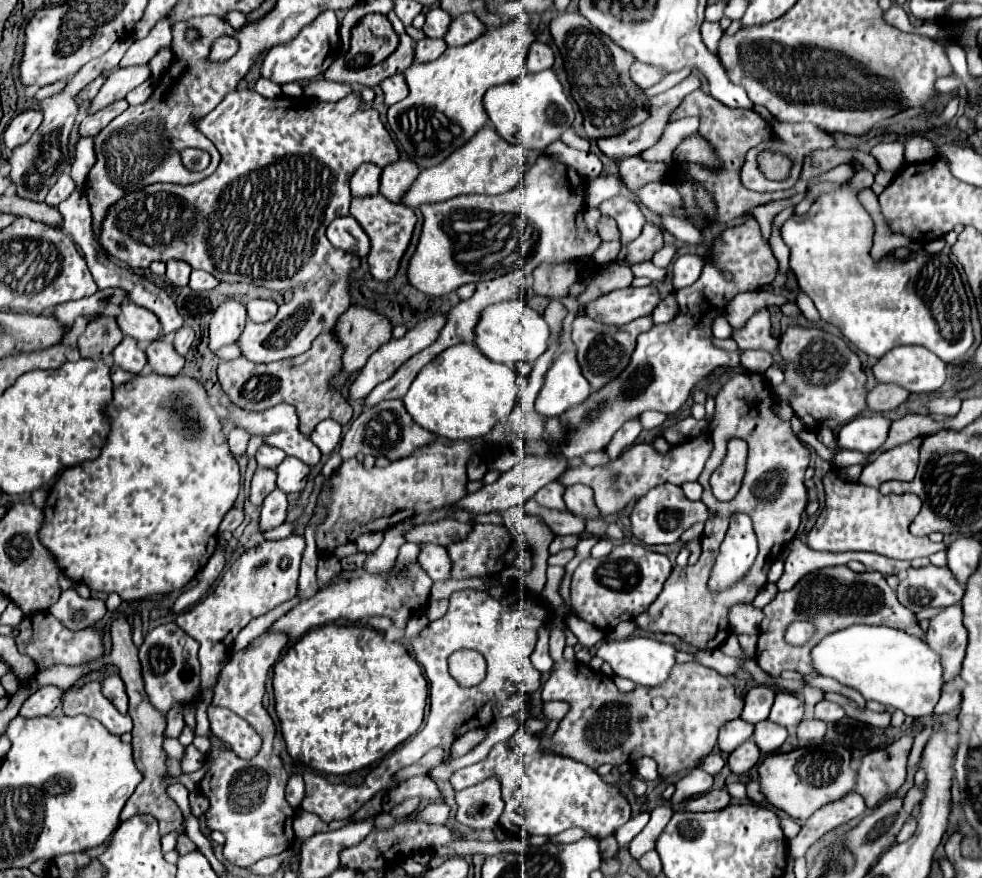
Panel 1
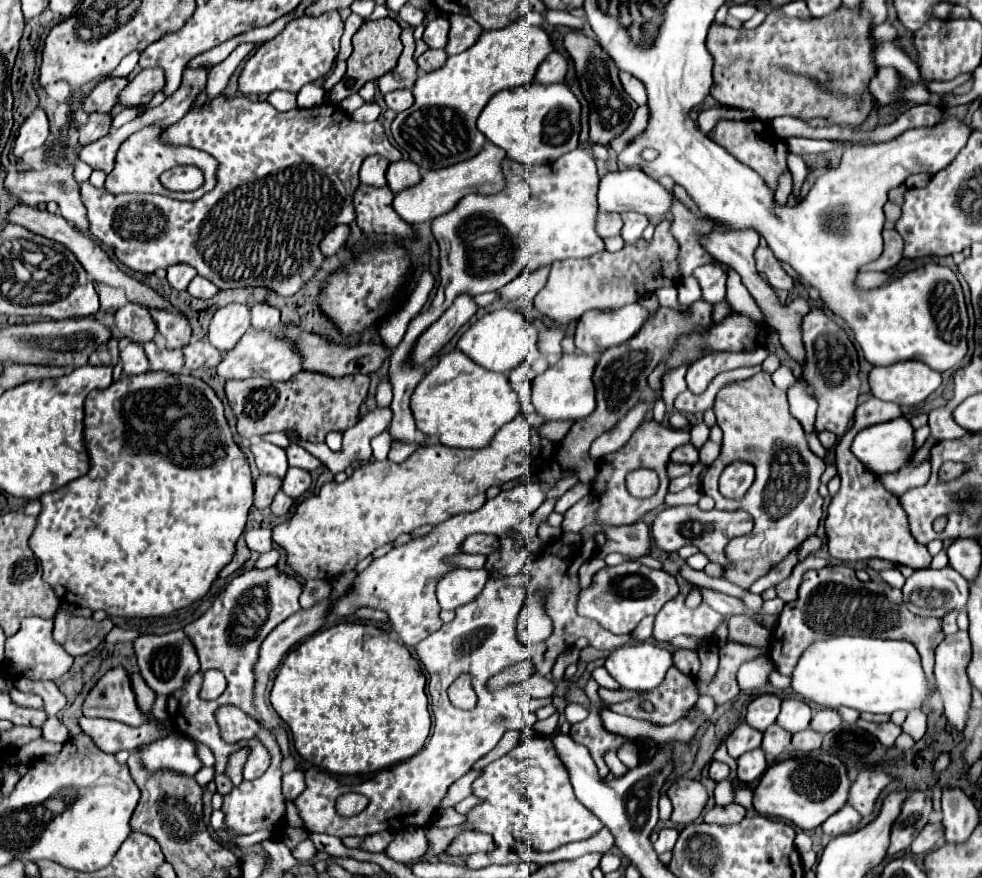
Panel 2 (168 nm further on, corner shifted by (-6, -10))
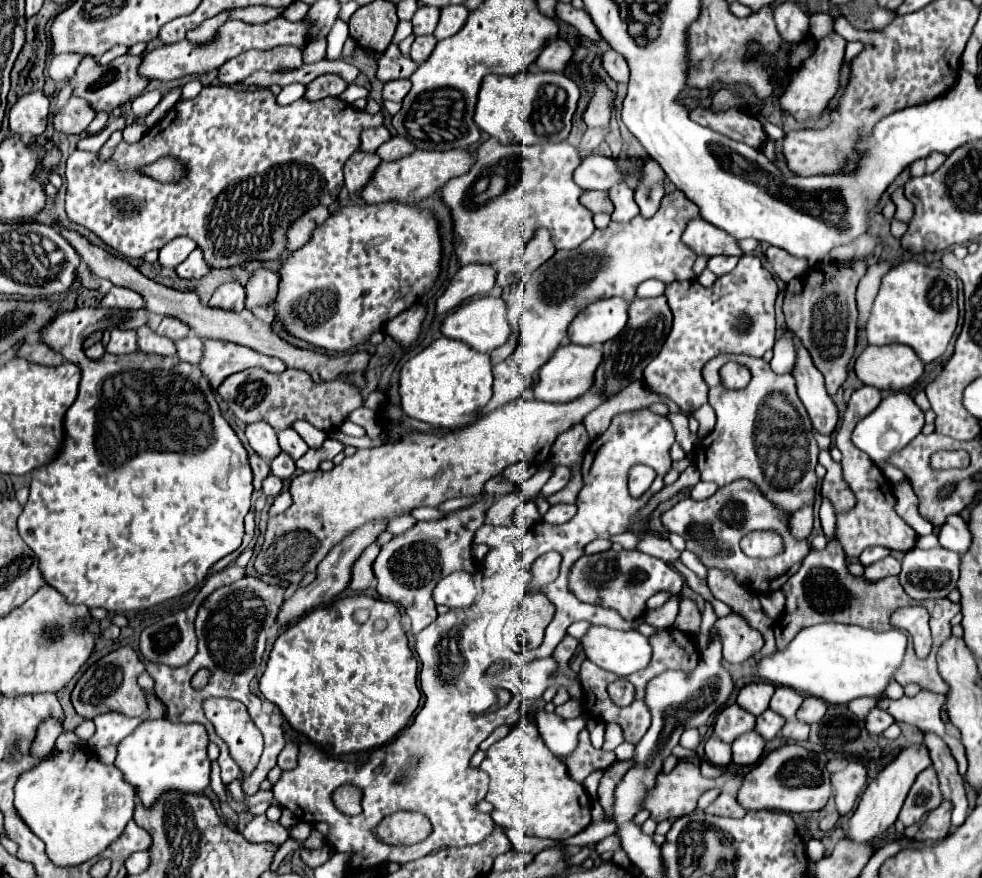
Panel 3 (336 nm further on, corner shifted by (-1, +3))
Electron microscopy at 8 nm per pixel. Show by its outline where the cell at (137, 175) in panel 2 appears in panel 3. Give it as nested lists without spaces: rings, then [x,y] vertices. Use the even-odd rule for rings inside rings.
[[[160,158],[158,162],[154,162],[142,170],[160,182],[176,182],[176,180],[180,180],[180,176],[184,176],[184,168],[170,158]]]

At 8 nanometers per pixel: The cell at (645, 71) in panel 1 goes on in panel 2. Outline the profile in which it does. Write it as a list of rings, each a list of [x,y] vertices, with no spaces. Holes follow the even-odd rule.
[[[621,71],[621,73],[619,73],[619,79],[621,79],[621,83],[623,83],[623,89],[629,93],[629,97],[631,97],[637,105],[645,105],[645,103],[647,103],[647,89],[643,89],[643,83],[641,83],[637,77],[633,77],[631,73]]]

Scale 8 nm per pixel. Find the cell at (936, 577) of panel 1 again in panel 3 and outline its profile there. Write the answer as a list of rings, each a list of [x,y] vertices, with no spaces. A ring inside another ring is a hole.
[[[942,546],[920,550],[912,548],[906,552],[906,558],[902,560],[902,572],[900,572],[900,584],[904,586],[906,594],[914,600],[926,600],[926,598],[946,598],[958,582],[960,574],[960,556],[952,550],[946,550]]]

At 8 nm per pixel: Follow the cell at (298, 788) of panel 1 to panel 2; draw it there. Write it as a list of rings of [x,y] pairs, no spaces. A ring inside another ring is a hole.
[[[295,769],[291,773],[283,775],[283,795],[289,801],[295,801],[295,797],[299,797],[305,789],[305,781],[303,781],[303,771]]]

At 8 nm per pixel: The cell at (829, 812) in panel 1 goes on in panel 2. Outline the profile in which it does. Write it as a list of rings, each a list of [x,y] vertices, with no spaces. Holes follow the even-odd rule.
[[[845,805],[843,809],[839,809],[837,813],[833,813],[823,825],[823,833],[829,835],[829,837],[837,837],[837,835],[843,835],[843,833],[849,833],[853,831],[857,825],[861,823],[861,815],[851,807],[851,805]]]

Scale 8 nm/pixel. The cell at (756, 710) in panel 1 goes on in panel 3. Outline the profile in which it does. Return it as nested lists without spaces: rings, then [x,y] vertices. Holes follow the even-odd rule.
[[[752,682],[752,684],[746,684],[740,694],[738,694],[738,704],[748,710],[750,714],[754,716],[760,716],[766,708],[768,708],[768,702],[774,694],[774,686],[768,684],[768,682]]]

